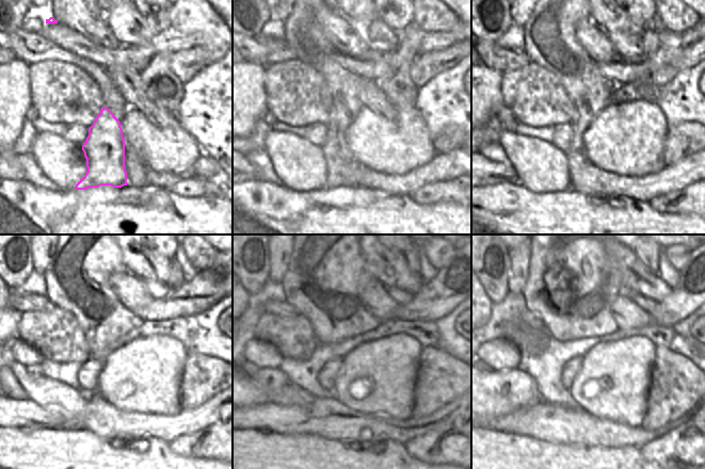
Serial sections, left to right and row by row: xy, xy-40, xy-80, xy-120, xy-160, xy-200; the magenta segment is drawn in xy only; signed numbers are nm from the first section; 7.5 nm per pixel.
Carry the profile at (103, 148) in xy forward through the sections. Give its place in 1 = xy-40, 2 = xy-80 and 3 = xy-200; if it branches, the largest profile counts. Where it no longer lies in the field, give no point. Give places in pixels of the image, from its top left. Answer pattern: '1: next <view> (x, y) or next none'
1: next xy-40 (304, 35)
2: next xy-80 (549, 41)
3: next xy-200 (572, 281)

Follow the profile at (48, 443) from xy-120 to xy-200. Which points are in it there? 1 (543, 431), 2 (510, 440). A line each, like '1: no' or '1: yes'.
1: no
2: yes

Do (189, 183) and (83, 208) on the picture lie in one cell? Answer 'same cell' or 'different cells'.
different cells

